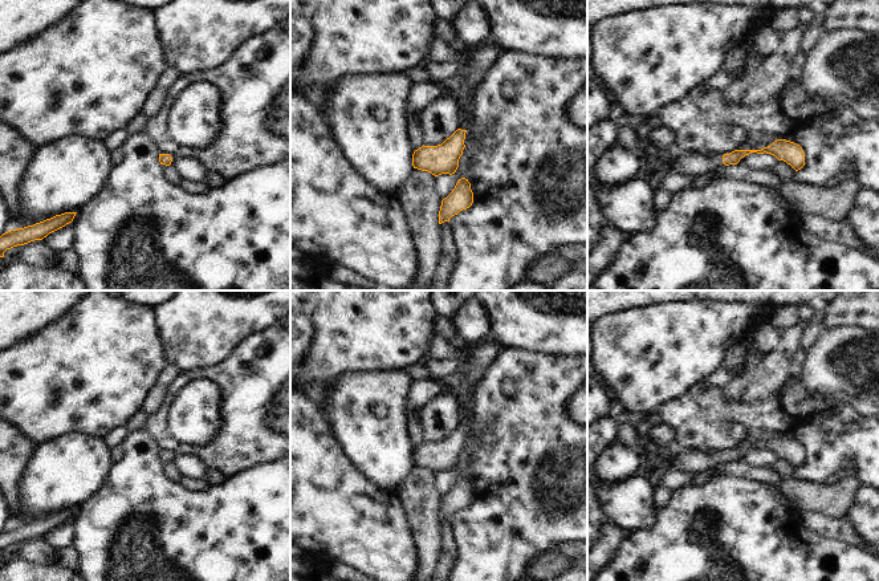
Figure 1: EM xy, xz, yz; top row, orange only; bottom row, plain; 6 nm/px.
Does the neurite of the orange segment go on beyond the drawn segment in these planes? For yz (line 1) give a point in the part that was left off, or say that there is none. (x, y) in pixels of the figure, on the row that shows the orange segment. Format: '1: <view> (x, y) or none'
1: yz (694, 165)

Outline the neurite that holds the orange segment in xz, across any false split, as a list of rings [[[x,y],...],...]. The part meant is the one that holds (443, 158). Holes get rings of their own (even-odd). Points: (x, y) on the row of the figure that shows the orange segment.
[[[487,41],[473,49],[471,54],[471,68],[467,76],[467,86],[461,97],[455,97],[461,107],[464,117],[460,119],[459,129],[438,146],[422,146],[412,154],[414,168],[428,171],[435,176],[441,174],[455,174],[459,159],[467,145],[468,129],[472,122],[469,117],[469,90],[485,76],[492,64],[504,52],[495,41]]]

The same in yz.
[[[777,139],[761,150],[734,150],[712,155],[693,153],[679,157],[672,161],[671,172],[687,176],[705,175],[721,167],[737,164],[741,158],[750,153],[772,154],[778,161],[790,164],[795,171],[805,166],[805,153],[799,145],[786,139]]]

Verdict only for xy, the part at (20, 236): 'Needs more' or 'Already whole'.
Already whole

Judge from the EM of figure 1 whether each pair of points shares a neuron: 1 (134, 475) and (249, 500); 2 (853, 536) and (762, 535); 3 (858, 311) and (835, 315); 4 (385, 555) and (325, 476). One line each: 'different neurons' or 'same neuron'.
1: same neuron
2: different neurons
3: same neuron
4: same neuron

